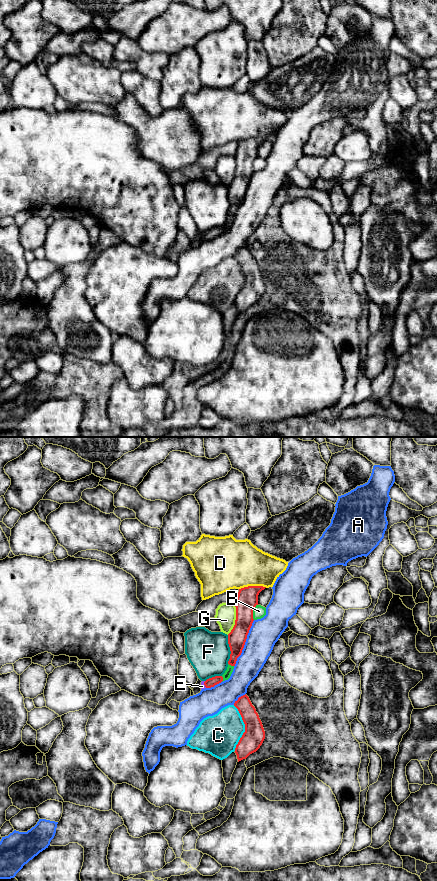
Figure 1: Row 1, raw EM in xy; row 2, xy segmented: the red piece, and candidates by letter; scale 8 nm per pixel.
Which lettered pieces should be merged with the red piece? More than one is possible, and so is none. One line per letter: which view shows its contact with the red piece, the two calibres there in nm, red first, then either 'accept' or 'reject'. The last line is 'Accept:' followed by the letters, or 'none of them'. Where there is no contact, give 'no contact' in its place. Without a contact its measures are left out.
A: meets red in xy; 150 nm thick on the red side, 240 nm on the other; reject
B: meets red in xy; 170 nm thick on the red side, 100 nm on the other; reject
C: meets red in xy; 170 nm thick on the red side, 320 nm on the other; reject
D: meets red in xy; 170 nm thick on the red side, 400 nm on the other; reject
E: meets red in xy; 80 nm thick on the red side, 50 nm on the other; accept
F: meets red in xy; 150 nm thick on the red side, 340 nm on the other; reject
G: meets red in xy; 170 nm thick on the red side, 160 nm on the other; reject
Accept: E

